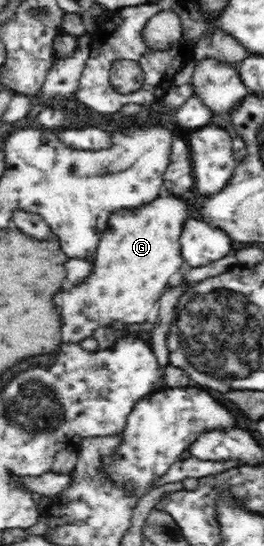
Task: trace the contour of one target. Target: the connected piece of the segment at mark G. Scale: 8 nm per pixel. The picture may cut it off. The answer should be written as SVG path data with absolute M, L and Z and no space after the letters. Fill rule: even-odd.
M162 192L153 202L133 210L120 210L109 215L107 227L97 246L93 273L73 291L55 295L61 313L63 343L79 344L98 328L115 323L143 324L164 294L169 278L181 268L180 237L189 215L189 205L180 195Z

